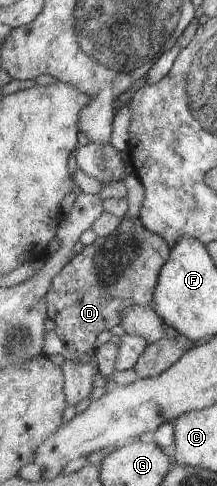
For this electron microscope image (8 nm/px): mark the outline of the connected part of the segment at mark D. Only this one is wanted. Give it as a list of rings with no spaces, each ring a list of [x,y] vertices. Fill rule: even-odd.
[[[123,217],[120,228],[112,233],[108,244],[96,240],[90,245],[85,245],[54,278],[50,292],[46,296],[46,302],[49,303],[49,318],[55,323],[54,330],[66,348],[73,352],[96,350],[96,337],[104,330],[121,324],[124,310],[130,310],[130,306],[154,306],[158,281],[161,280],[162,268],[169,261],[170,253],[169,242],[160,234],[150,232],[141,218],[134,220]]]

